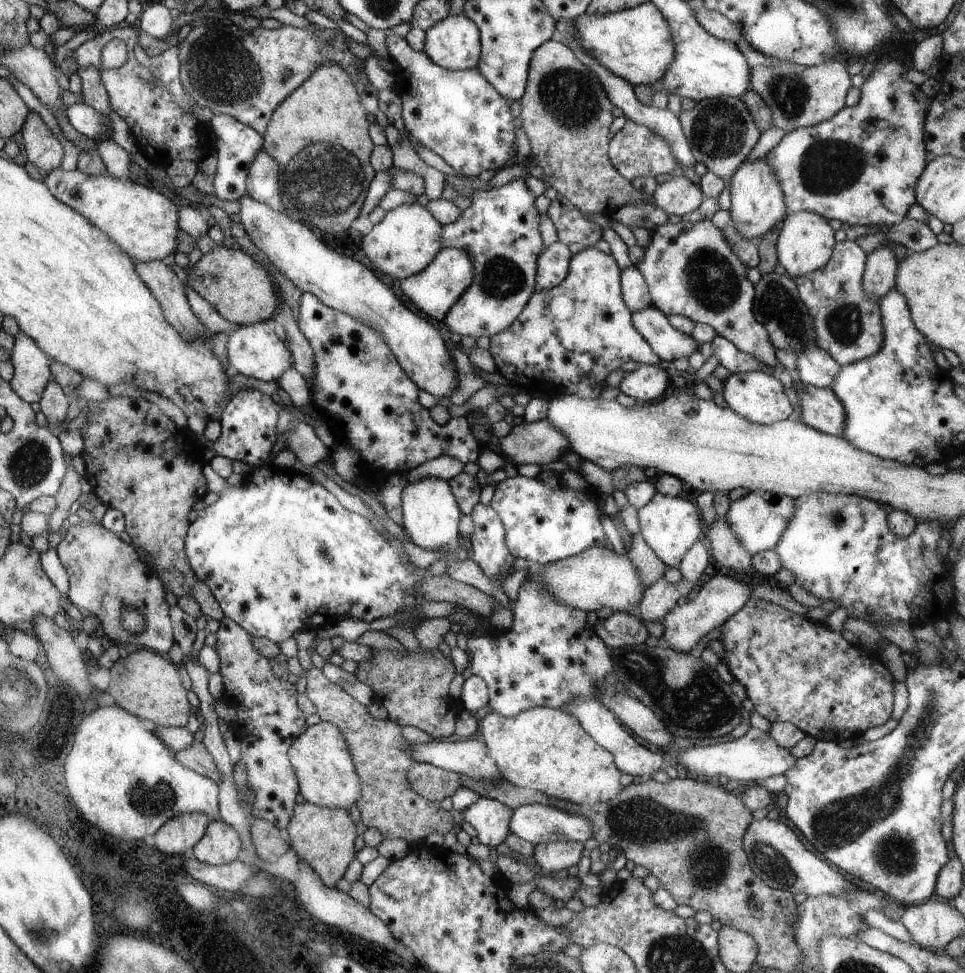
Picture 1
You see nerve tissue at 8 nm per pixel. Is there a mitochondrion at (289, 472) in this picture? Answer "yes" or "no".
no

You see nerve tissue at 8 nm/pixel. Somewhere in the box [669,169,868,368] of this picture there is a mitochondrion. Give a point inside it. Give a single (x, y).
(711, 278)

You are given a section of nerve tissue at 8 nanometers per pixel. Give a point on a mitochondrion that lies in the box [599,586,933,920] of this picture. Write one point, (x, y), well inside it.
(643, 821)

